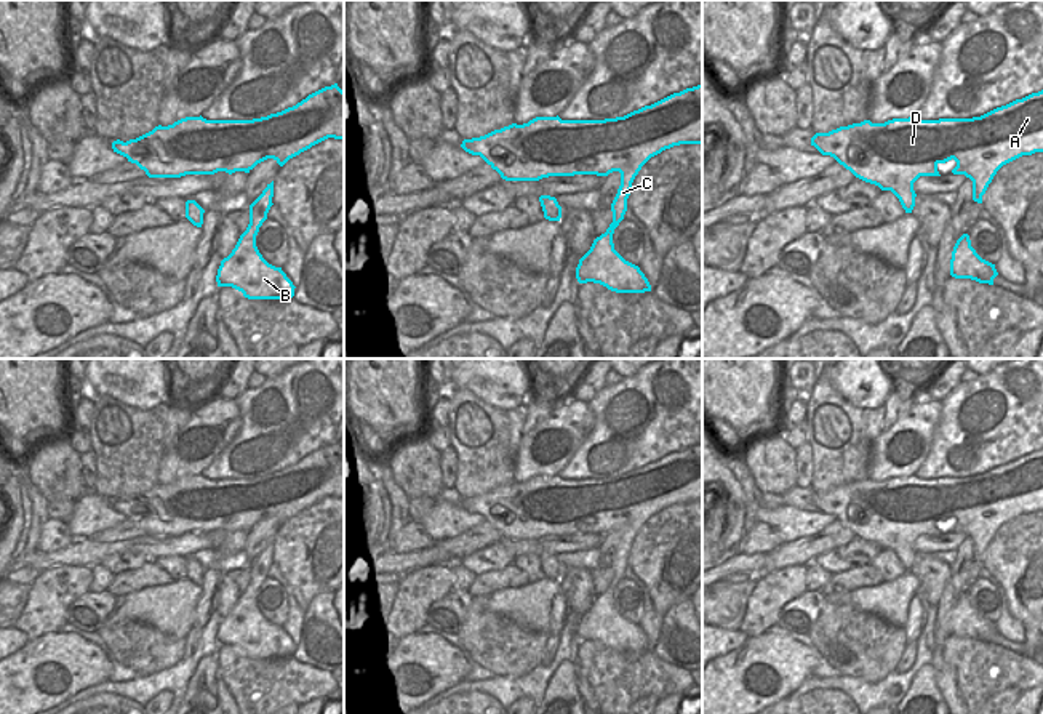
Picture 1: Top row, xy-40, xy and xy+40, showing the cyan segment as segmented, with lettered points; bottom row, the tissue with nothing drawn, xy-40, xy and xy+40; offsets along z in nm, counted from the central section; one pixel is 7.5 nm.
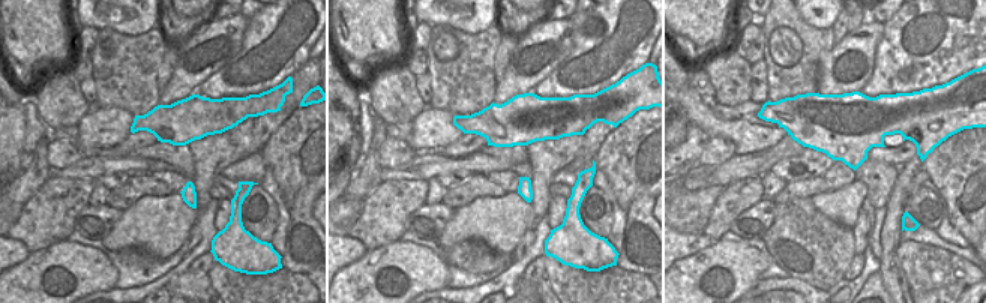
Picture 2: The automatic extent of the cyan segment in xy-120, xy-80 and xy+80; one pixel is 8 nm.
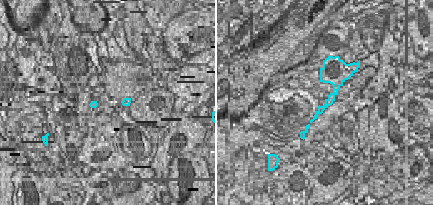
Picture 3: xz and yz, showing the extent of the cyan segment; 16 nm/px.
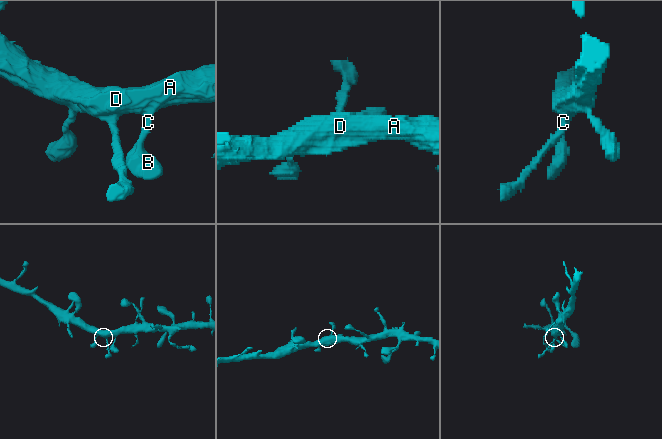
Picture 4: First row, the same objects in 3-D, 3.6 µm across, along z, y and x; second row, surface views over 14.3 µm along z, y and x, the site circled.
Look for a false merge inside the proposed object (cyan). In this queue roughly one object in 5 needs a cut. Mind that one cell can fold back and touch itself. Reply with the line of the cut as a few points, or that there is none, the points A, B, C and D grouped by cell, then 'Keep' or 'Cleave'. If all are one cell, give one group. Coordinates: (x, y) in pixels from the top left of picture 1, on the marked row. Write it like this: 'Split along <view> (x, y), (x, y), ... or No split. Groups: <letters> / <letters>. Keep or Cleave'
No split. Groups: A B C D. Keep.

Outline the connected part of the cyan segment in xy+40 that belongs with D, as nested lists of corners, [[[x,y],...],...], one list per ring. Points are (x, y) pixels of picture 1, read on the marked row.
[[[1043,90],[973,118],[920,120],[909,117],[885,123],[864,120],[829,133],[816,133],[811,146],[822,155],[833,157],[856,178],[881,191],[891,191],[905,213],[912,213],[915,207],[913,183],[920,176],[941,176],[937,165],[952,158],[957,162],[952,173],[969,178],[973,200],[982,203],[982,195],[1003,165],[1022,155],[1043,152]]]

